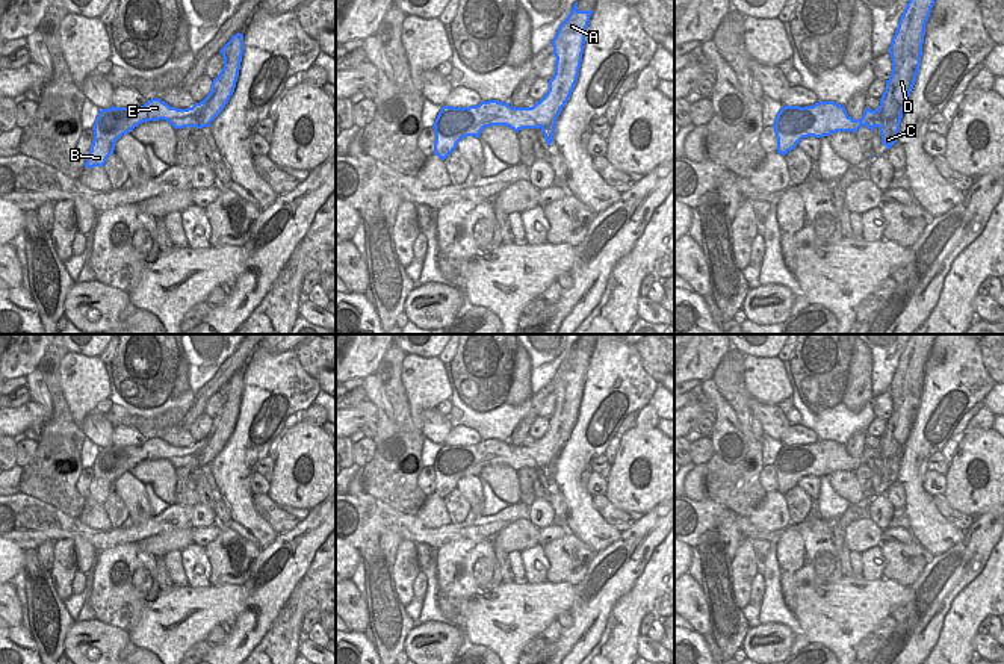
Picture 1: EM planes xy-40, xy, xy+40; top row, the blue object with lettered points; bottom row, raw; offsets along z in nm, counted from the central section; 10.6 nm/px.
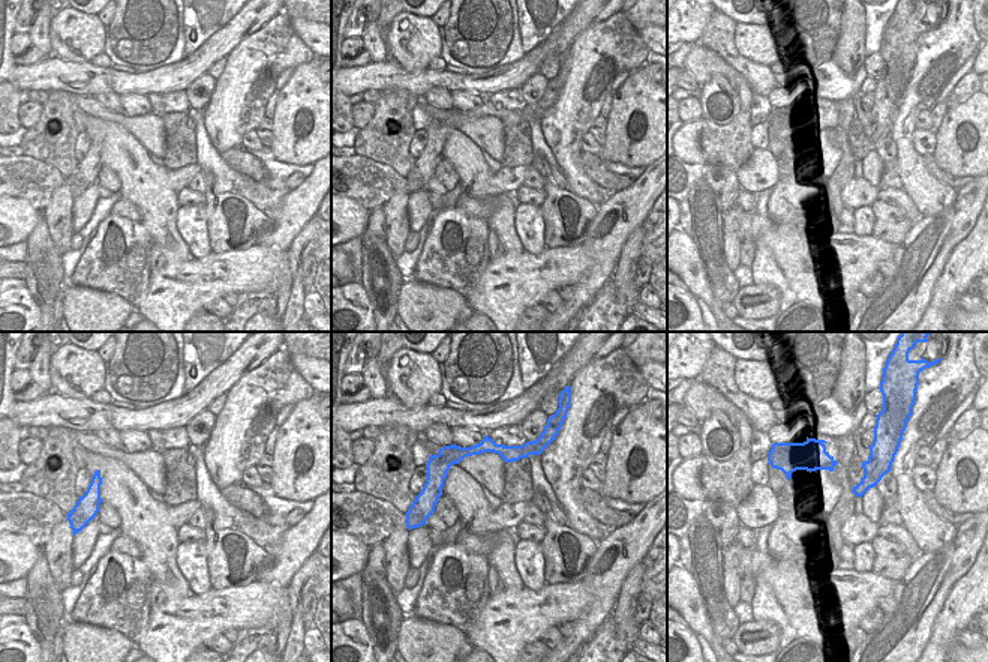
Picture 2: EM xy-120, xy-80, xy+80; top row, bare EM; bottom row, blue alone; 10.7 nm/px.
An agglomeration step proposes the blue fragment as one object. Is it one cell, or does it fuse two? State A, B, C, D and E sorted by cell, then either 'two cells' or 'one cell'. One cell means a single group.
A B E / C D; two cells

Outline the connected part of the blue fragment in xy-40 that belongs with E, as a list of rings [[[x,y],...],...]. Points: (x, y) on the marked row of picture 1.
[[[207,95],[187,109],[171,107],[160,98],[151,98],[141,107],[101,109],[94,124],[94,141],[85,168],[104,166],[113,154],[115,142],[147,121],[168,121],[175,130],[184,127],[203,129],[224,109],[225,97]]]

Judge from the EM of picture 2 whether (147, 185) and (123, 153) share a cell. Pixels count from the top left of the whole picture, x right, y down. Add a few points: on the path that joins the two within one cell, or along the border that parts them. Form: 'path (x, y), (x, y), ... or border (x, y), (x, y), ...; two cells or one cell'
path (141, 177), (129, 161); one cell

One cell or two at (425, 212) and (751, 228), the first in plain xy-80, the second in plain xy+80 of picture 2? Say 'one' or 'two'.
two

